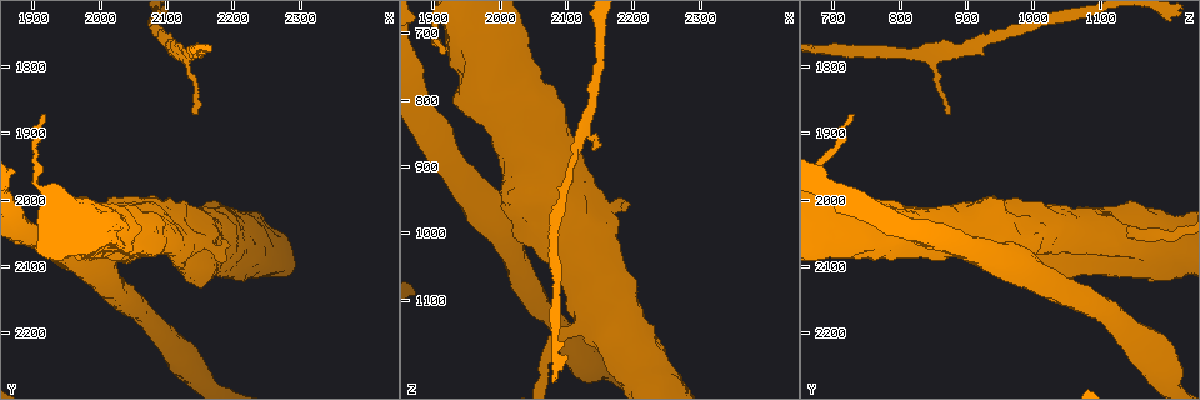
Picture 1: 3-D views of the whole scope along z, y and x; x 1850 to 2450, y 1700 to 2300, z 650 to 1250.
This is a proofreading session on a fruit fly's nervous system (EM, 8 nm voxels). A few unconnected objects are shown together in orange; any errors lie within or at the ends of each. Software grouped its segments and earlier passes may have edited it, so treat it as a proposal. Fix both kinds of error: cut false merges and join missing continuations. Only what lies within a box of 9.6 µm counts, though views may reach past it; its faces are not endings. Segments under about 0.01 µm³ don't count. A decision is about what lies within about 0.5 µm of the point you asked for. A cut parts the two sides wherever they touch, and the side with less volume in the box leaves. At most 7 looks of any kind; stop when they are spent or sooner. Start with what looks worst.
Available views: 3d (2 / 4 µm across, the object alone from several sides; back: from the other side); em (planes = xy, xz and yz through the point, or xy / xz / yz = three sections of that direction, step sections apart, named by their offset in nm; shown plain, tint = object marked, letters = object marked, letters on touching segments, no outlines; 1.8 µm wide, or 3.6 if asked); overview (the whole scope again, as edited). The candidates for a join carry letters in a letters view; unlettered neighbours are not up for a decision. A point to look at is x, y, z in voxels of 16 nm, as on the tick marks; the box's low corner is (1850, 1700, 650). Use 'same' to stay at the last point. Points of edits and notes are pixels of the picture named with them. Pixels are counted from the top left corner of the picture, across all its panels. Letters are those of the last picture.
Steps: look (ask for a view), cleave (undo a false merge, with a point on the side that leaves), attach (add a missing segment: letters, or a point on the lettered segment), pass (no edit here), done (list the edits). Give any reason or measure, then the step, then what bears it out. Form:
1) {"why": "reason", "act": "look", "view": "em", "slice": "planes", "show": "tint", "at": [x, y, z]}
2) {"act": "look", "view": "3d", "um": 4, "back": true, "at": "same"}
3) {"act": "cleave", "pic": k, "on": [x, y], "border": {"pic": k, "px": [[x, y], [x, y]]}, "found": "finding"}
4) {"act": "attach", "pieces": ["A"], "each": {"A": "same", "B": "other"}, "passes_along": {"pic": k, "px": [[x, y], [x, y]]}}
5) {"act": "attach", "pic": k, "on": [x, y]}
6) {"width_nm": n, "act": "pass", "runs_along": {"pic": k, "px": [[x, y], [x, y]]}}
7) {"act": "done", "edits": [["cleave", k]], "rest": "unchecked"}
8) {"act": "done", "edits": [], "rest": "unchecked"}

{"act": "look", "view": "3d", "um": 4, "at": [2005, 2090, 970]}

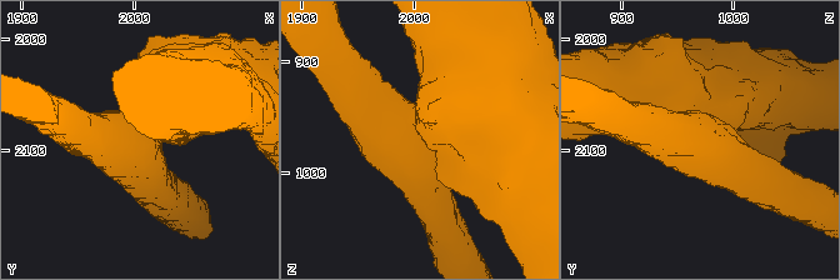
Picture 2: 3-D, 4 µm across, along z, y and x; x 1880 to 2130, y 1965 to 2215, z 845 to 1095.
{"act": "look", "view": "em", "um": 3.6, "slice": "planes", "show": "letters", "at": [2002, 2092, 974]}

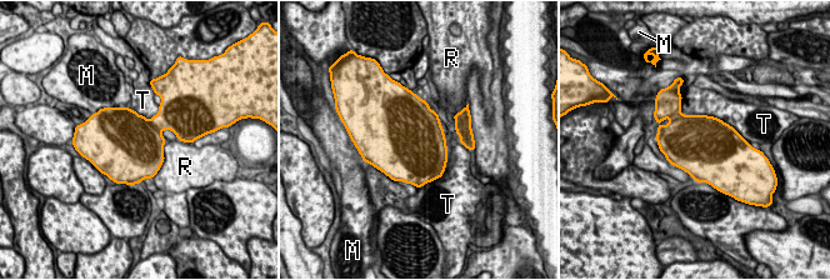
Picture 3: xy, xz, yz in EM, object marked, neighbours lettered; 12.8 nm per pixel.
{"width_nm": 800, "act": "pass", "each": {"M": "other", "R": "other", "T": "other"}, "border": {"pic": 3, "px": [[698, 114], [721, 119], [741, 136]]}, "found": "one cell here"}

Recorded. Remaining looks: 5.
{"why": "tapers out", "act": "look", "view": "3d", "um": 4, "at": [2140, 1875, 870]}

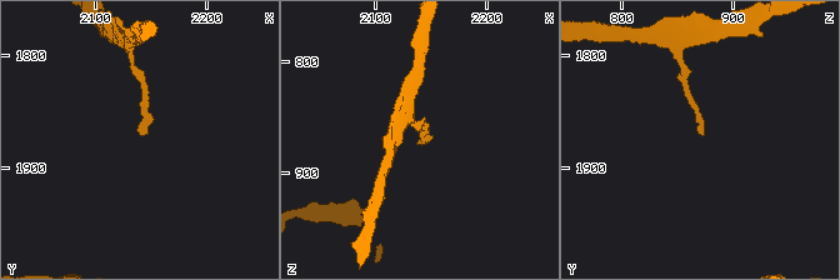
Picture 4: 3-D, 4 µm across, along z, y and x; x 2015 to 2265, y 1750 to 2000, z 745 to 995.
{"why": "shape alone is not enough", "act": "look", "view": "em", "um": 3.6, "slice": "xy", "step": 4, "show": "letters", "at": [2142, 1870, 874]}

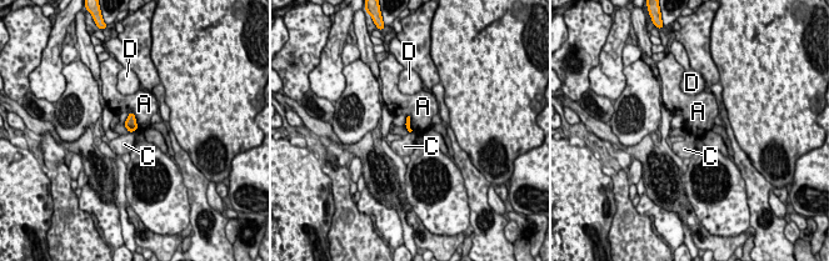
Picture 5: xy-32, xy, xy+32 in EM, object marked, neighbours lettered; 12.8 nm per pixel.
{"act": "look", "view": "em", "um": 3.6, "slice": "planes", "show": "letters", "at": "same"}

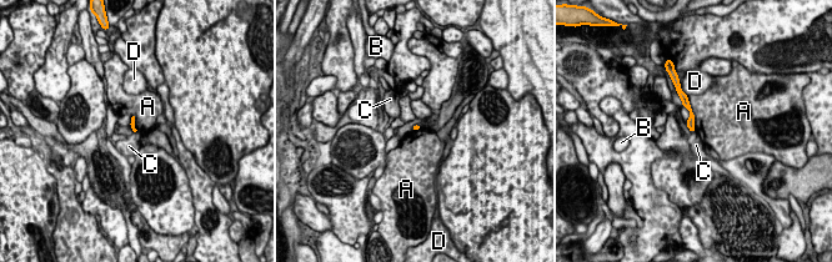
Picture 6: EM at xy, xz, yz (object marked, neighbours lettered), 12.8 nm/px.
{"longest_contact_nm": ["A", 480], "act": "pass", "each": {"A": "other", "B": "other", "C": "other", "D": "other"}, "found": "no lettered segment goes on from it"}

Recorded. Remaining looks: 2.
{"why": "branch stops here", "act": "look", "view": "em", "slice": "planes", "show": "tint", "at": [1915, 1870, 735]}

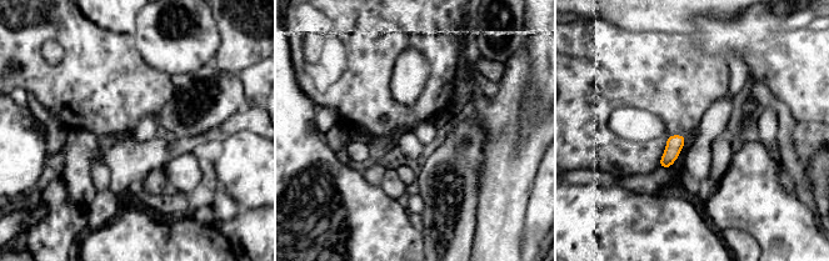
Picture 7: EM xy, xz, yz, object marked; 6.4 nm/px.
{"act": "look", "view": "em", "slice": "planes", "show": "letters", "at": "same"}

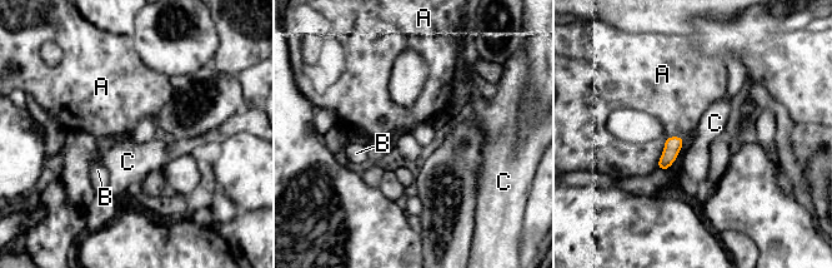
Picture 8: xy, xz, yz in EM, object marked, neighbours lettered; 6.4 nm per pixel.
{"longest_contact_nm": ["A", 280], "act": "pass", "each": {"A": "other", "B": "other", "C": "other"}, "border": {"pic": 8, "px": [[682, 135], [665, 139], [655, 168]]}, "found": "no lettered segment goes on from it"}

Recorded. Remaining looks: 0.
{"act": "done", "edits": [], "rest": "unchecked"}

